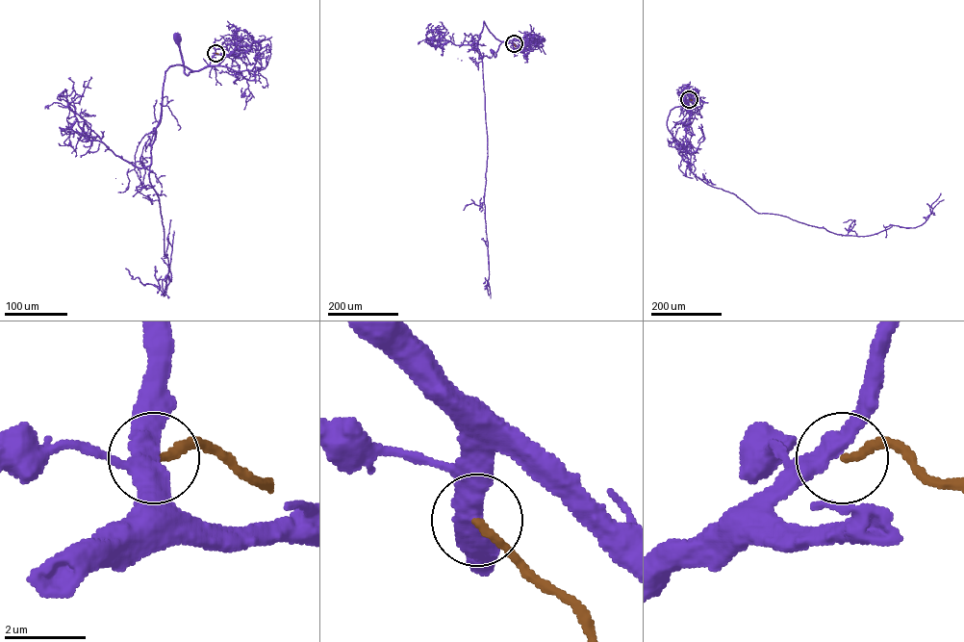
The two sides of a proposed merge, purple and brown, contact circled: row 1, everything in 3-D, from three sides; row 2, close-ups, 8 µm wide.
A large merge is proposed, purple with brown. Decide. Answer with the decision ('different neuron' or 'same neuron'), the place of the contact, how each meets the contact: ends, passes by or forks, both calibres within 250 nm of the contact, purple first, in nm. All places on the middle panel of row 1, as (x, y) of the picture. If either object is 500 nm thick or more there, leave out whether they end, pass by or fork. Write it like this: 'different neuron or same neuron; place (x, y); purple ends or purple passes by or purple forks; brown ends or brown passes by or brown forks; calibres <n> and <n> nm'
different neuron; place (514, 43); purple passes by; brown ends; calibres 460 and 190 nm

